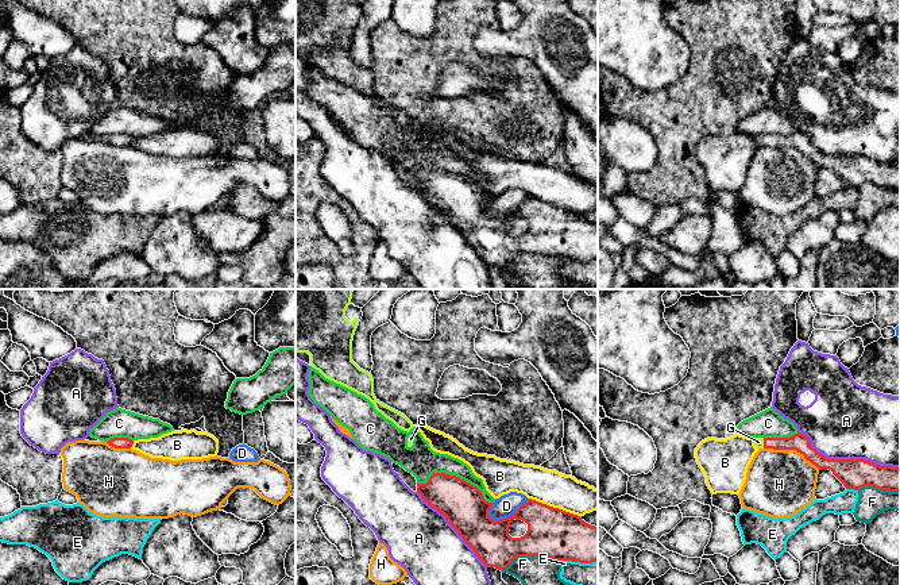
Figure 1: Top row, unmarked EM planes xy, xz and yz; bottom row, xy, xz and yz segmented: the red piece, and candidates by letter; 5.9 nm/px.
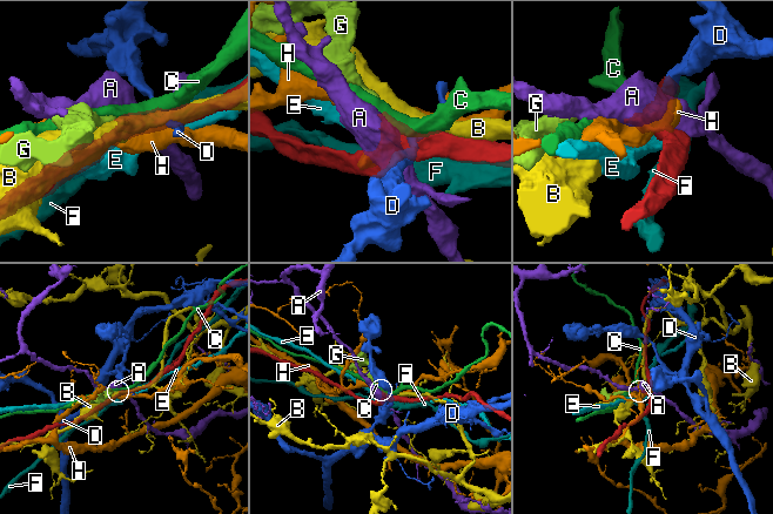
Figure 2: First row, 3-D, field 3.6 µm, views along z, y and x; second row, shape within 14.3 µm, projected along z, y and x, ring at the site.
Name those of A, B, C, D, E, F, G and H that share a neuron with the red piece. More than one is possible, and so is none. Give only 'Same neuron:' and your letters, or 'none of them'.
Same neuron: G

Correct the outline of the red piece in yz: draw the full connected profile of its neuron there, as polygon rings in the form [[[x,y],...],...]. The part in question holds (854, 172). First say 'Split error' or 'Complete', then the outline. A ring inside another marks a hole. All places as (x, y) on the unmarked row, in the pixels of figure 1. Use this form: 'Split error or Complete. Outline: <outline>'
Split error. Outline: [[[797,130],[789,135],[754,135],[757,146],[796,147],[819,168],[828,166],[846,186],[860,188],[874,184],[881,188],[900,189],[900,166],[880,163],[865,157],[828,157],[819,151],[810,136]]]

